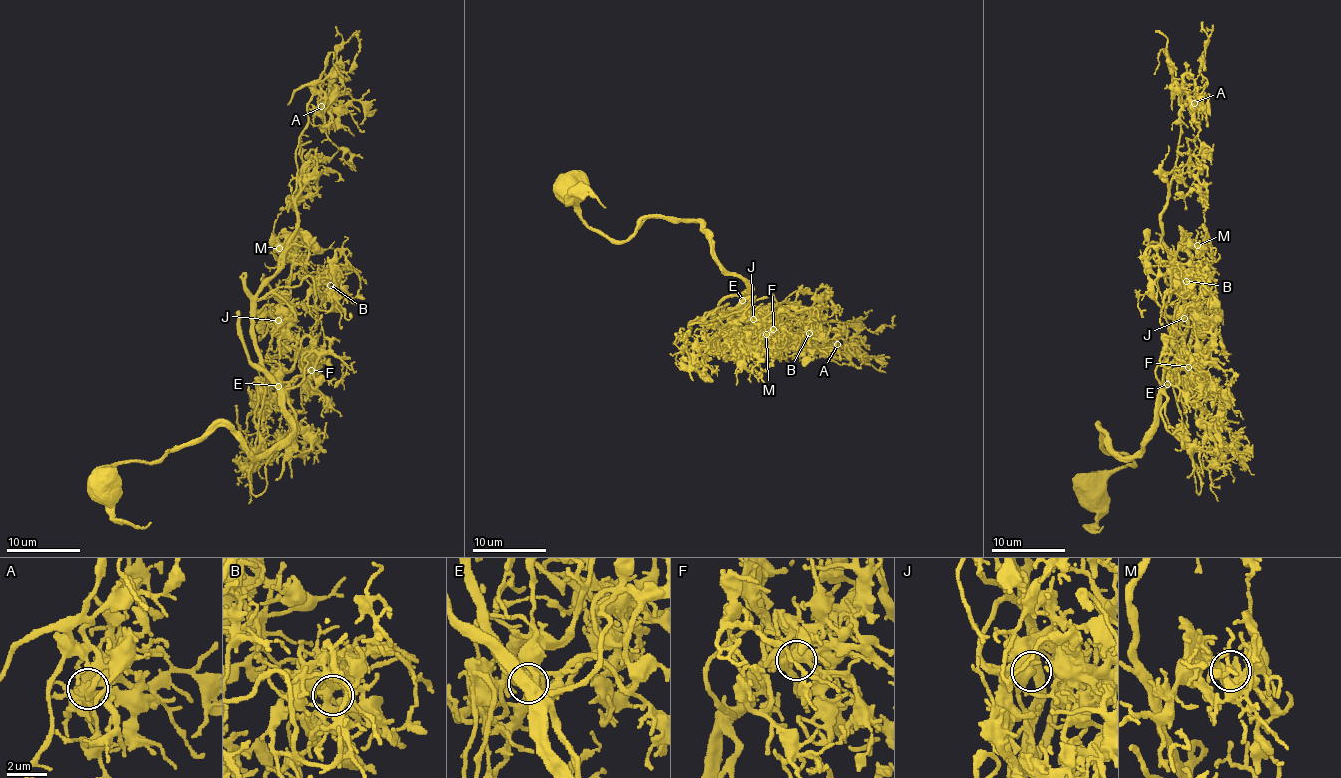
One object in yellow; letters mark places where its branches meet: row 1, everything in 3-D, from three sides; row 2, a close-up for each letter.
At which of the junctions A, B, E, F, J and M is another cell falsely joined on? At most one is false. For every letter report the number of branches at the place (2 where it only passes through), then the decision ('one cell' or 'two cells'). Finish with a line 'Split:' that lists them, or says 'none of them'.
A: branches 4; one cell
B: branches 4; one cell
E: branches 4; one cell
F: branches 4; one cell
J: branches 4; one cell
M: branches 4; one cell
Split: none of them

